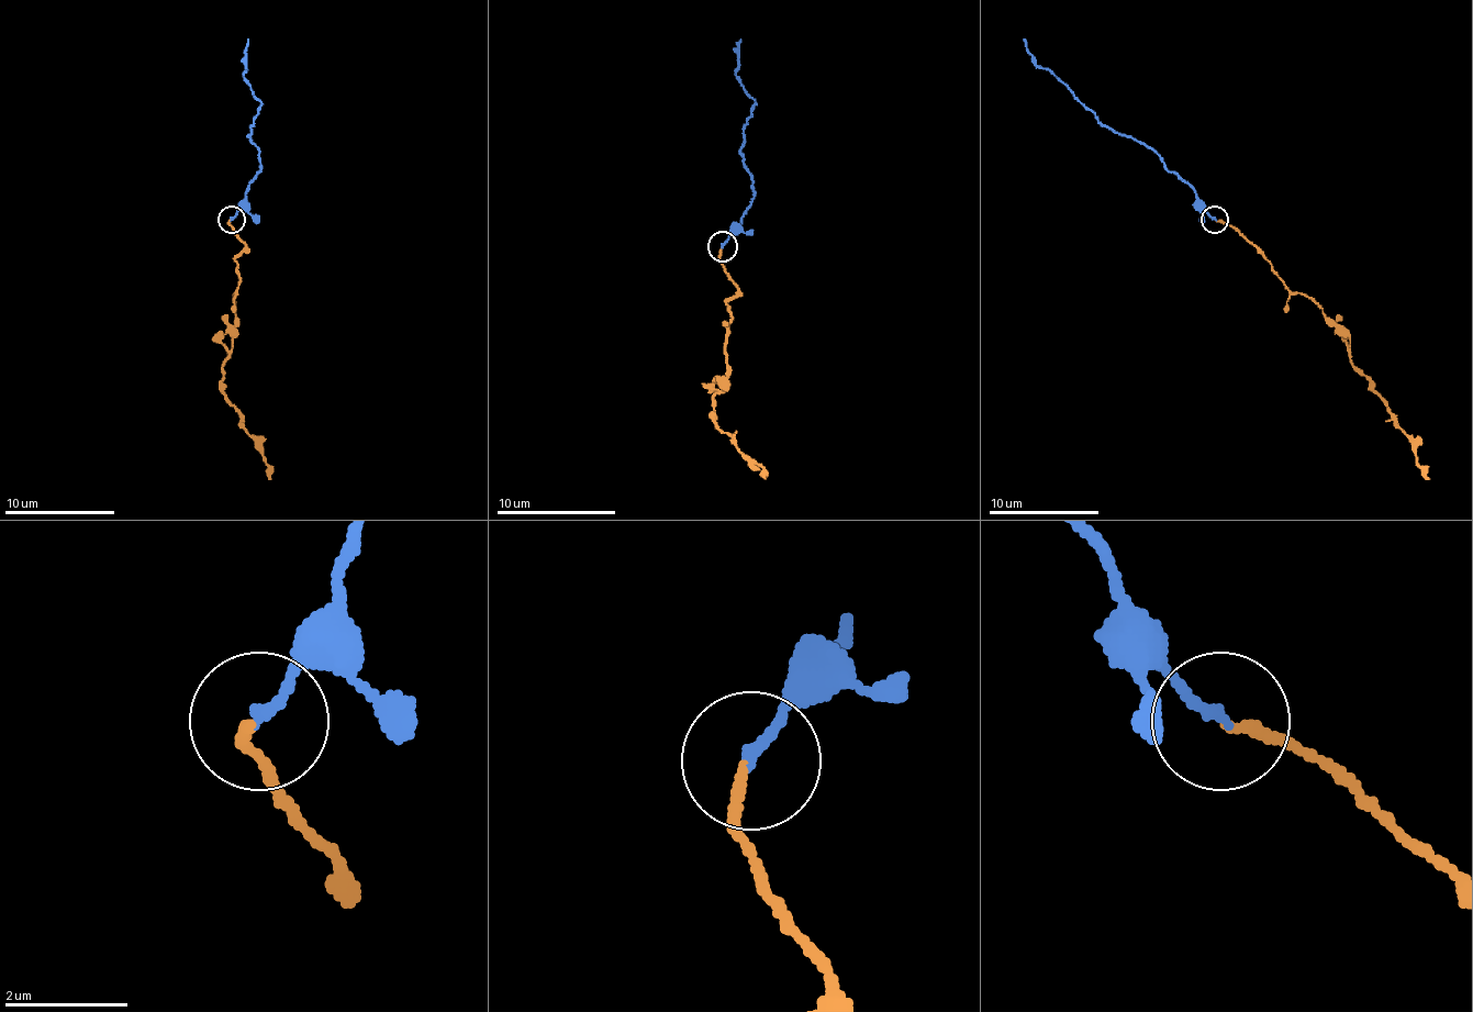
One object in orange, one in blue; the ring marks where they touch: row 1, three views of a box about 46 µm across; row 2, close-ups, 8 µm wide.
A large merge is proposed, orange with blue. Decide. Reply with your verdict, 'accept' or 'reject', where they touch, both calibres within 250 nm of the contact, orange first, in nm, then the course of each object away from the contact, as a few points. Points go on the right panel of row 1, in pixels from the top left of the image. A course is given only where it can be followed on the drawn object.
accept | (1215, 220) | 150/180 nm | orange via (1215, 220), (1238, 229), (1287, 287), (1348, 336), (1353, 366), (1372, 382), (1430, 479) | blue via (1215, 220), (1193, 190), (1169, 170), (1163, 159), (1130, 137), (1108, 130), (1056, 77), (1036, 63), (1023, 39)

